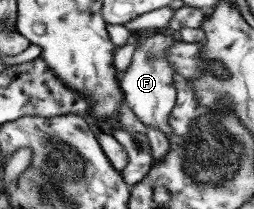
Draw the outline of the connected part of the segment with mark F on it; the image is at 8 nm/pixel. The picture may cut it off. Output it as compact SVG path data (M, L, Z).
M155 30L146 32L136 32L130 37L130 41L135 44L130 64L123 76L118 81L123 101L133 111L133 115L147 127L163 133L165 138L169 137L173 130L167 122L167 117L173 109L176 98L175 87L173 87L173 74L175 71L167 65L165 61L165 50L173 44L175 35L166 30Z

